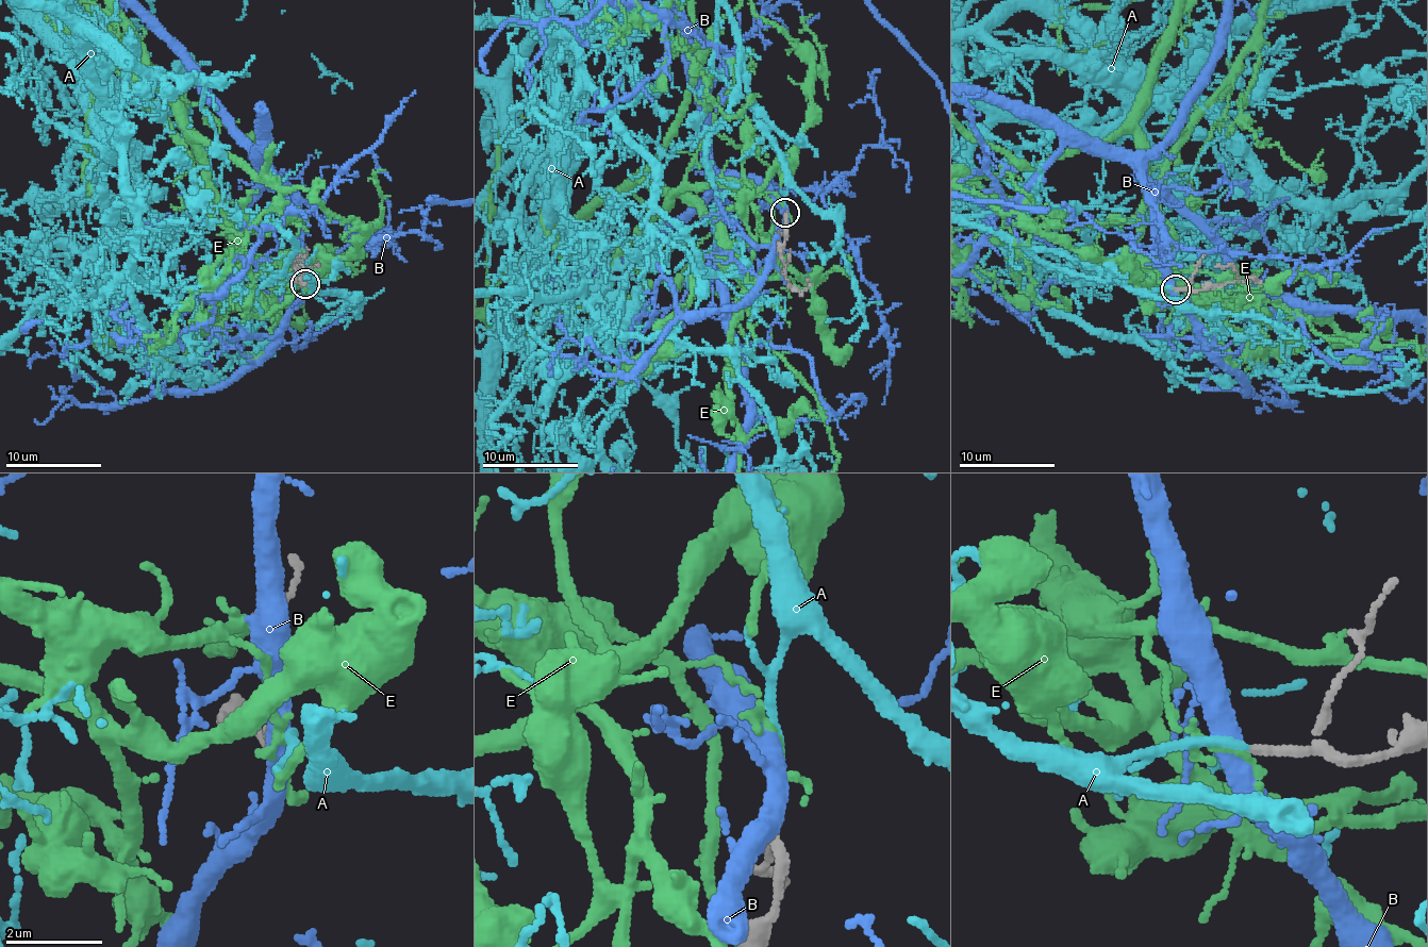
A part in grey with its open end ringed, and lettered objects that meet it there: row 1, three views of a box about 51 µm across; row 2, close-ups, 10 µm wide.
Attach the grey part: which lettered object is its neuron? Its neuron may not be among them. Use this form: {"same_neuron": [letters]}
{"same_neuron": ["A"]}

